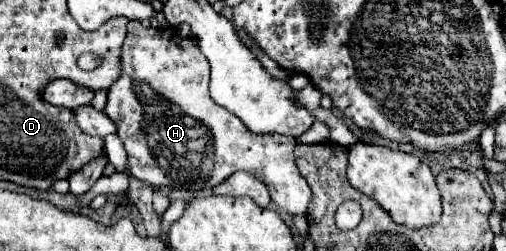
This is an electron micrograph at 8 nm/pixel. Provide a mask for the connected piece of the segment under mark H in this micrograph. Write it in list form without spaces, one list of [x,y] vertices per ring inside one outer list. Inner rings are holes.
[[[129,21],[127,37],[121,47],[121,73],[107,91],[105,115],[117,125],[117,135],[127,151],[127,169],[131,177],[163,187],[207,191],[237,171],[247,171],[263,181],[271,199],[289,215],[305,215],[311,199],[311,187],[299,175],[293,149],[297,141],[289,135],[257,135],[249,131],[233,113],[225,111],[209,97],[209,63],[191,37],[179,37],[171,27],[143,27]]]

